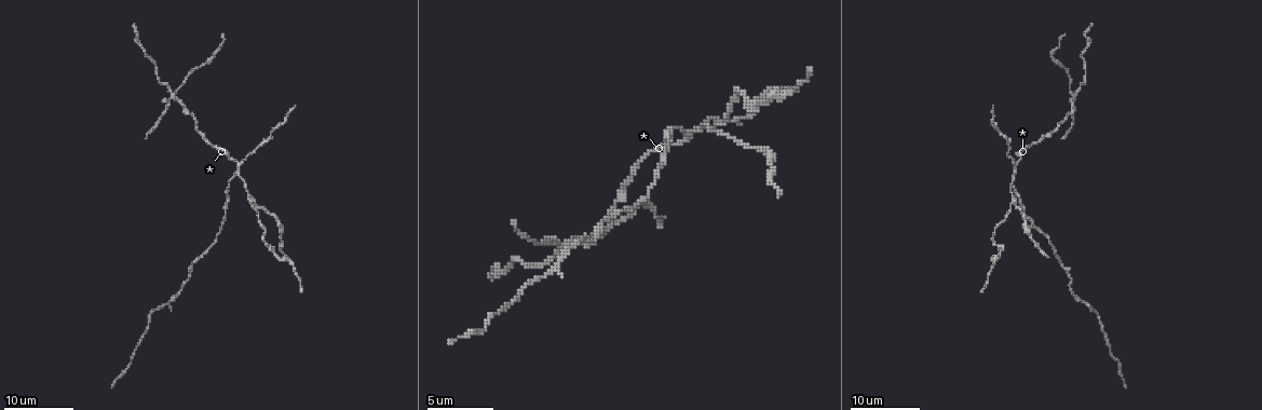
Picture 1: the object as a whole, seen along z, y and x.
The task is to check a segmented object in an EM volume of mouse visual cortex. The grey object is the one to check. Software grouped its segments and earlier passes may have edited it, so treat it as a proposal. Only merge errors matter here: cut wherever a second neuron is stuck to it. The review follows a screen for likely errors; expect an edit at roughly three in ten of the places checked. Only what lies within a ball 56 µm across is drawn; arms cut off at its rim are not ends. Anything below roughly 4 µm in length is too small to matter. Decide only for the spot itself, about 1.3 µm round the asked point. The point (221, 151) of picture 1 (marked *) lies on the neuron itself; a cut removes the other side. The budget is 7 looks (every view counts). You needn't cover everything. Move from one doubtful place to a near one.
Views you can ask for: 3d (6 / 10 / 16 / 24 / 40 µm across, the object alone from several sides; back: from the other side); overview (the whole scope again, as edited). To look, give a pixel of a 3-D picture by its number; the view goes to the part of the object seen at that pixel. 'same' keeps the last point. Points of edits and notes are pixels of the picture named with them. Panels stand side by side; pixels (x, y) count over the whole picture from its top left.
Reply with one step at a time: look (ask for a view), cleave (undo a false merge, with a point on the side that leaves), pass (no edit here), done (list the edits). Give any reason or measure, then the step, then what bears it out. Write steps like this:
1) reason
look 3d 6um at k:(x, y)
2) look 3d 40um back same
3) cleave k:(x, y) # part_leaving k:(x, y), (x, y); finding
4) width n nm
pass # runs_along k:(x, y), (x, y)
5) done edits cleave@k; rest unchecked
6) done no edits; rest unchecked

calibre changes
look 3d 16um at 1:(1037, 141)

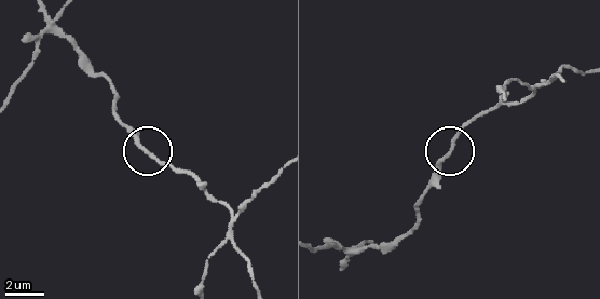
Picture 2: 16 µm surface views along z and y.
look 3d 6um at 2:(145, 148)

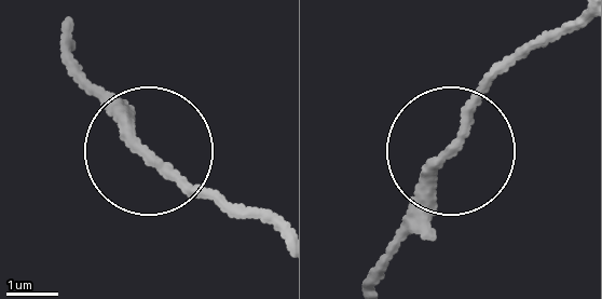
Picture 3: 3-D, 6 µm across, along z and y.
pass # runs_along 3:(557, 32), (496, 80), (449, 145), (427, 208), (372, 269); all the same neuron

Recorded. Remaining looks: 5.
look 3d 24um at 1:(1073, 94)

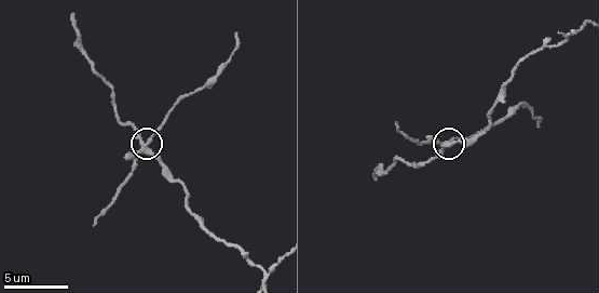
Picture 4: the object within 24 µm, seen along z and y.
look 3d 10um at 4:(149, 143)

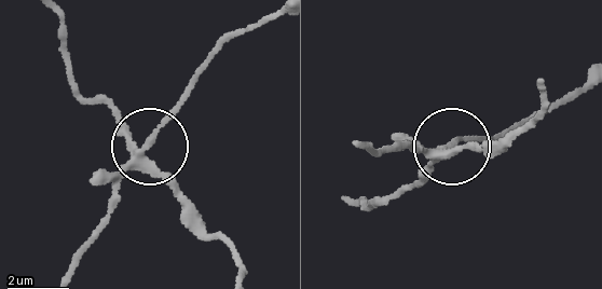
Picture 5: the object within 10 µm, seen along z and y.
width 280 nm
cleave 5:(162, 122) # two neurons meet here

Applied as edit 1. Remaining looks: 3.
look overview

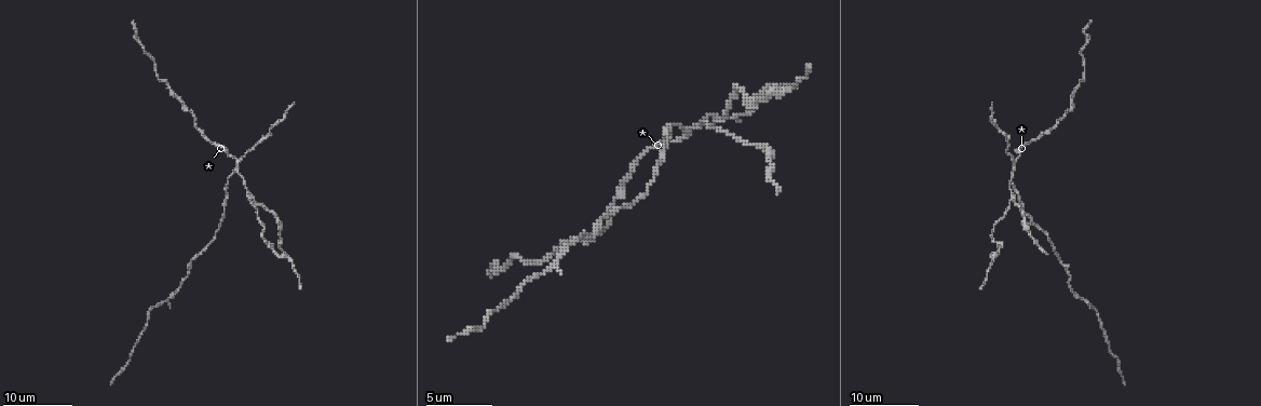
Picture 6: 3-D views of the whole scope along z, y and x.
arms part here
look 3d 16um at 6:(253, 198)

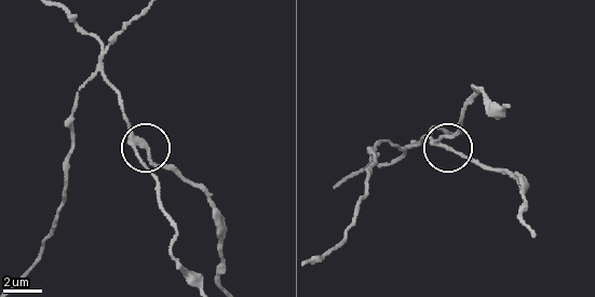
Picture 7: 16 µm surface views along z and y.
closer look
look 3d 6um at 7:(448, 149)

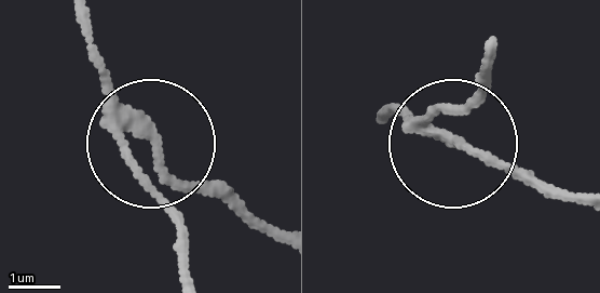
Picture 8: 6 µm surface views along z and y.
arms 3
cleave 8:(160, 169) # part_leaving 8:(122, 119), (169, 165), (273, 230); two neurons meet here

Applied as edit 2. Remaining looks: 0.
done edits cleave@5, cleave@8; rest unchecked

